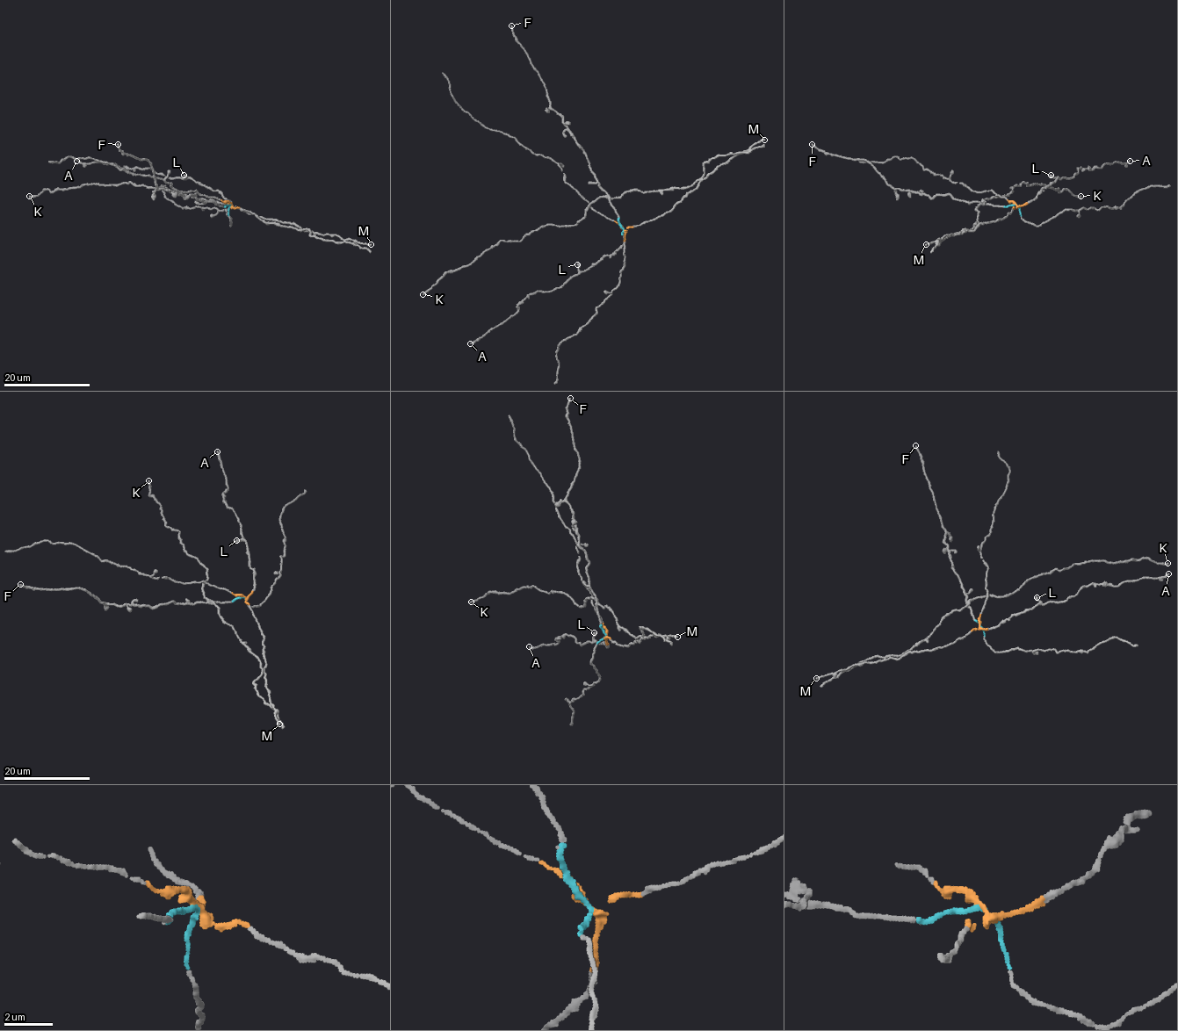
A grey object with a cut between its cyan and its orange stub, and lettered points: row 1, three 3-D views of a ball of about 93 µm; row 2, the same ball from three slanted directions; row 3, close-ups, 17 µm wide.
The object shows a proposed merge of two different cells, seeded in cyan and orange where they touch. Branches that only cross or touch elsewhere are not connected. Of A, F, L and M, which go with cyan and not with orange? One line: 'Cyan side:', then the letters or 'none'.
Cyan side: F

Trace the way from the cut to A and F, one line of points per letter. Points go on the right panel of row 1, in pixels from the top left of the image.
A: (1015, 204), (1025, 205), (1057, 178), (1072, 178), (1078, 173), (1077, 169), (1129, 161)
F: (1015, 204), (994, 206), (959, 201), (949, 194), (929, 198), (895, 189), (864, 160), (831, 155), (812, 143)

